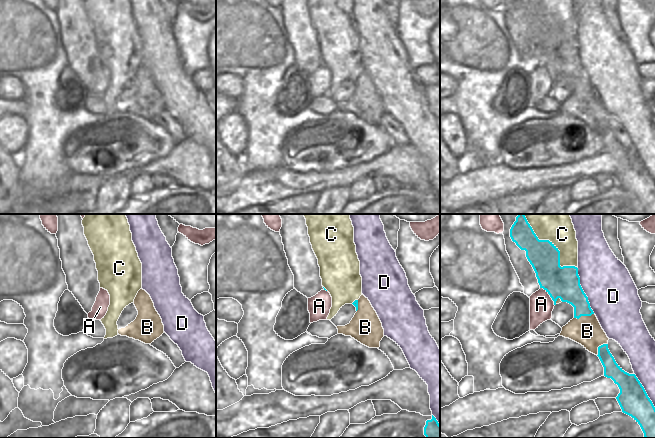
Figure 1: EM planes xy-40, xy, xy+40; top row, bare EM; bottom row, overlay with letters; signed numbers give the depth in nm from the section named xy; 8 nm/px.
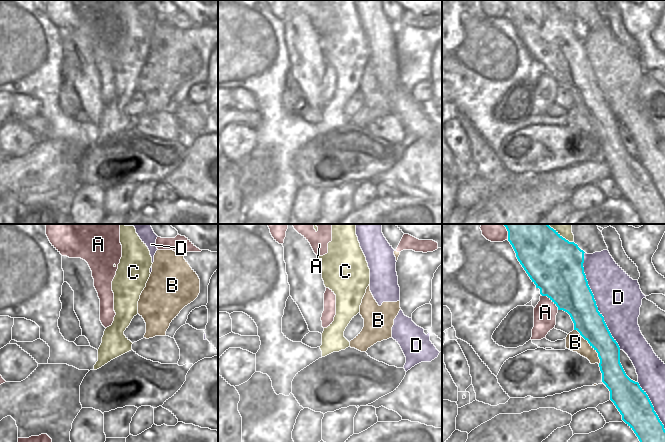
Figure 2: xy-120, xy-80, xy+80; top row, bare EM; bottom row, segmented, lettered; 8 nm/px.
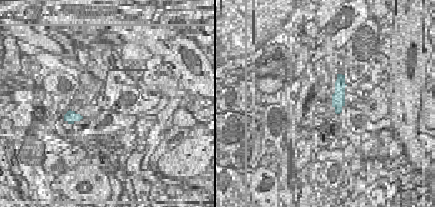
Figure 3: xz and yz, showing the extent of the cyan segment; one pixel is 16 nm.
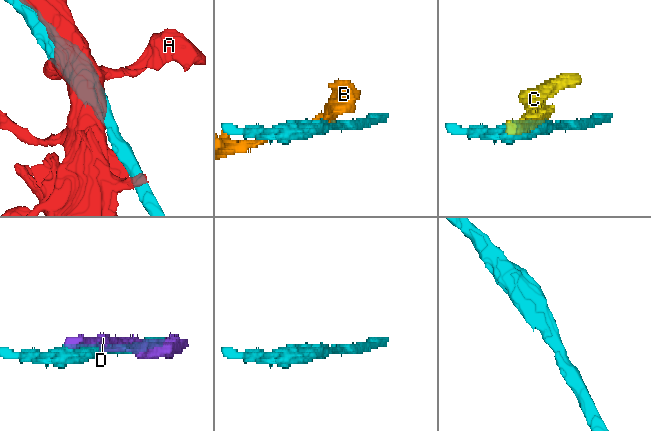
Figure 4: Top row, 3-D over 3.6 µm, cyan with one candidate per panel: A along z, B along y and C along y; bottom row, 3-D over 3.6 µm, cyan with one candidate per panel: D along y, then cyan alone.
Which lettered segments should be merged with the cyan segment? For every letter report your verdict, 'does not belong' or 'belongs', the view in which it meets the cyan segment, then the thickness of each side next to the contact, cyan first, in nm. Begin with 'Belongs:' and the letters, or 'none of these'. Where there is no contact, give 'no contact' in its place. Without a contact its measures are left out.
Belongs: none of these
A: does not belong; contact in xy+40; calibres 260 and 190 nm
B: does not belong; contact in xy+40; calibres 200 and 240 nm
C: does not belong; contact in xy+40; calibres 240 and 200 nm
D: does not belong; contact in xy+40; calibres 260 and 400 nm

